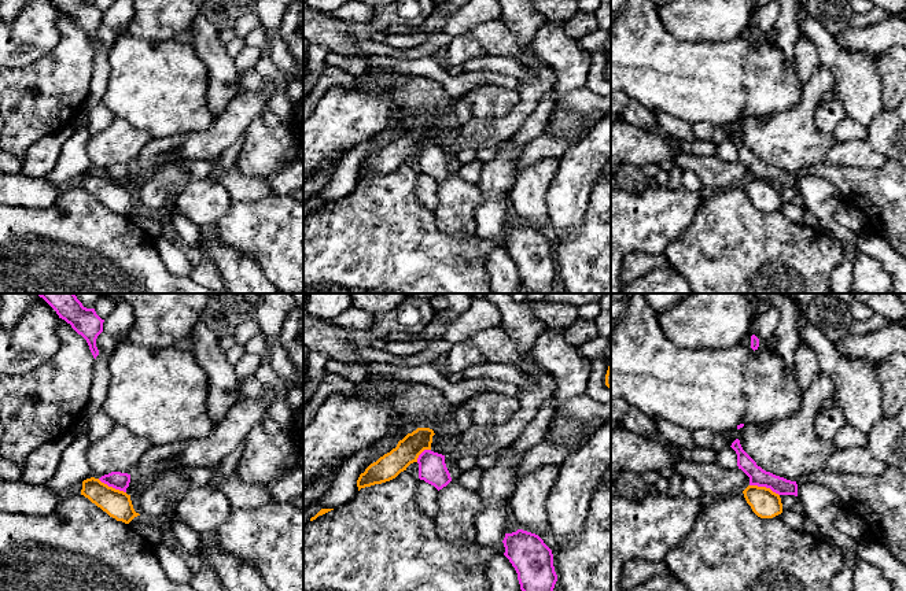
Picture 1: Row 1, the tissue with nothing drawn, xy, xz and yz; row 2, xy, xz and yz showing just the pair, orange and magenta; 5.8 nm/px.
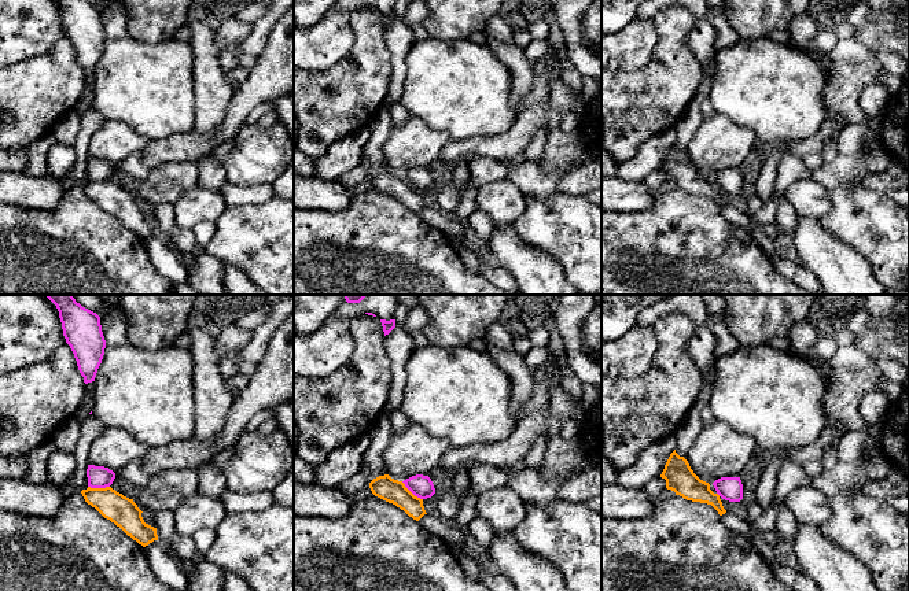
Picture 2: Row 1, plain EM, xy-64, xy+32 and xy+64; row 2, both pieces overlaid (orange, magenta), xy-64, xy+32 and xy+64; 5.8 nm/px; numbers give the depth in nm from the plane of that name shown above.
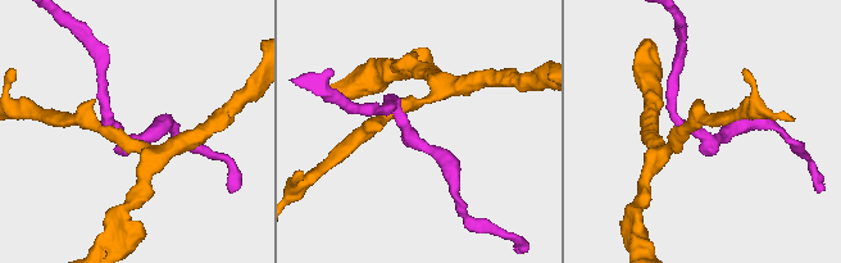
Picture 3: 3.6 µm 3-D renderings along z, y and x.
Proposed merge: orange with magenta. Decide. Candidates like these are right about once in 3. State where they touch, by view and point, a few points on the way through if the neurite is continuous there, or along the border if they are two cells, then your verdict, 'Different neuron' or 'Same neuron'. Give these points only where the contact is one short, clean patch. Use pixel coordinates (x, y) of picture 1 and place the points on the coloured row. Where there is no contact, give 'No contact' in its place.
Touches orange at yz (765, 487). Different neuron

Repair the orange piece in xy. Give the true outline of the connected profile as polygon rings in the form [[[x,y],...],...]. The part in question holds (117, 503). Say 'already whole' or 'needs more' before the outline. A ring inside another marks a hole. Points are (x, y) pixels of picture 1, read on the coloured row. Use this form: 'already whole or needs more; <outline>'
already whole; [[[91,477],[84,480],[81,495],[88,498],[92,503],[117,521],[129,524],[135,517],[140,516],[133,509],[130,495],[108,487],[99,479]]]

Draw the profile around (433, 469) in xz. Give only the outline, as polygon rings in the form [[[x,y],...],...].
[[[424,450],[419,458],[419,479],[434,485],[438,491],[446,487],[450,481],[450,473],[445,463],[445,455]]]

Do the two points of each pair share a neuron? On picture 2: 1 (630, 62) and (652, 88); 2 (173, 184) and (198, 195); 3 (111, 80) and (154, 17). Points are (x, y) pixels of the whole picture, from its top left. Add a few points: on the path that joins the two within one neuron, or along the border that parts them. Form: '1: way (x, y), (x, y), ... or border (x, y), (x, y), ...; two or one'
1: border (657, 43), (651, 58), (641, 67), (615, 71); two
2: border (198, 185), (187, 189), (173, 202); two
3: border (125, 19), (128, 32), (139, 40), (170, 39); two

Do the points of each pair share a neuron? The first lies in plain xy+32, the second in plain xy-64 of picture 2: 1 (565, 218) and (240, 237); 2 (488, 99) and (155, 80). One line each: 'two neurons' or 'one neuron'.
1: one neuron
2: one neuron

